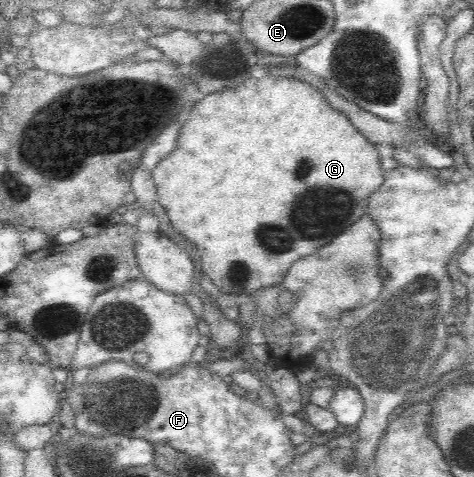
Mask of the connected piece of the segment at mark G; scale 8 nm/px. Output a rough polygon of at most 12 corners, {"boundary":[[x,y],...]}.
{"boundary":[[281,72],[199,98],[151,170],[222,293],[368,211],[378,146]]}

